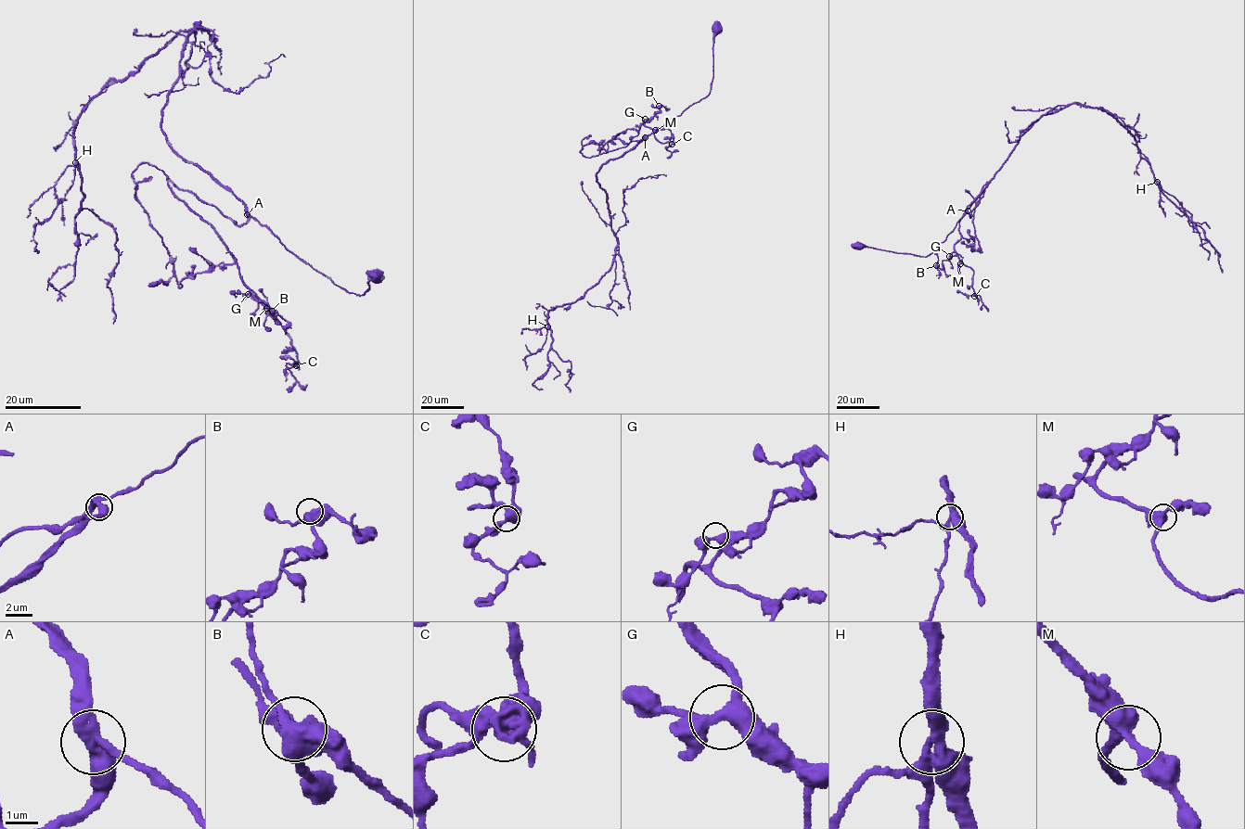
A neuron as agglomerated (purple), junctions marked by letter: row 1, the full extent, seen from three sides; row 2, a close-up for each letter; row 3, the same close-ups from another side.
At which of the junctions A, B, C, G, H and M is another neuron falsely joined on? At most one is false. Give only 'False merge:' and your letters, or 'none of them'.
False merge: none of them

